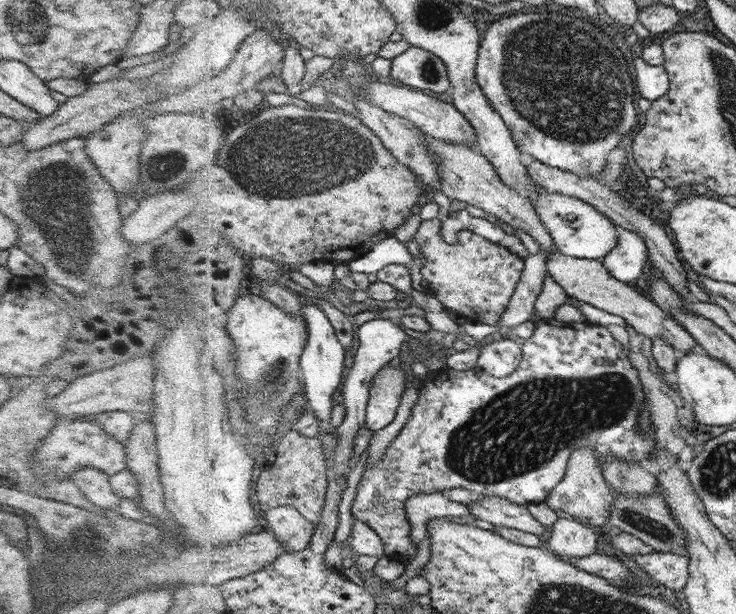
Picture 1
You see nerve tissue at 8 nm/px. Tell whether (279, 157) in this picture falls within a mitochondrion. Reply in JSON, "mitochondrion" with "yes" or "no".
{"mitochondrion":"yes"}

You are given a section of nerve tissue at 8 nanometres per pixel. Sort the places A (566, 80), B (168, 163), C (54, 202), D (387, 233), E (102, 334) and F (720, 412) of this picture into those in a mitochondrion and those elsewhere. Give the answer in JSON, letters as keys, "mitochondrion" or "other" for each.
{"A":"mitochondrion","B":"mitochondrion","C":"mitochondrion","D":"other","E":"other","F":"other"}

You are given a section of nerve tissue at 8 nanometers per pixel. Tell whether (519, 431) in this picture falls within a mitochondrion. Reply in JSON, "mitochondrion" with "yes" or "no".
{"mitochondrion":"yes"}

